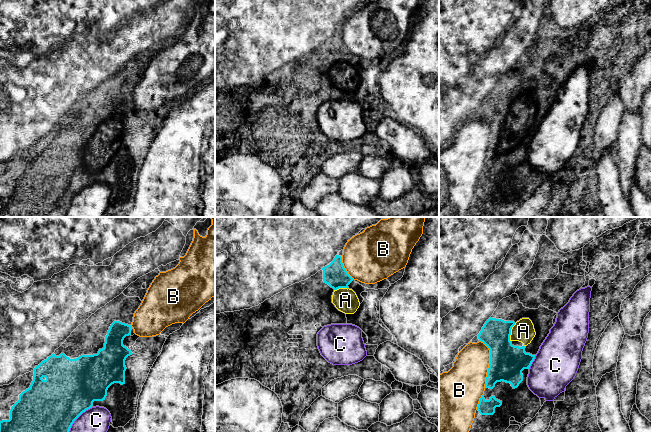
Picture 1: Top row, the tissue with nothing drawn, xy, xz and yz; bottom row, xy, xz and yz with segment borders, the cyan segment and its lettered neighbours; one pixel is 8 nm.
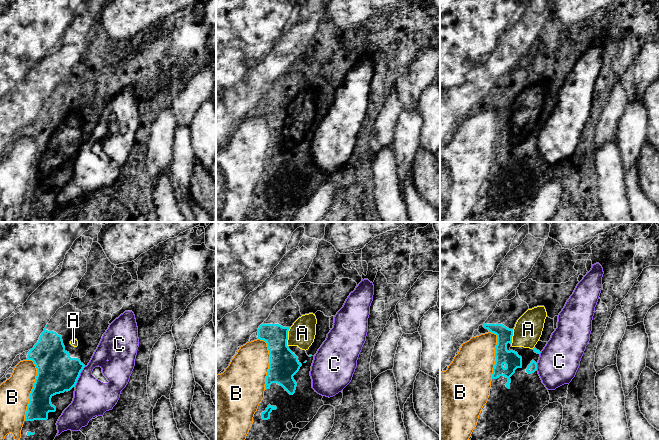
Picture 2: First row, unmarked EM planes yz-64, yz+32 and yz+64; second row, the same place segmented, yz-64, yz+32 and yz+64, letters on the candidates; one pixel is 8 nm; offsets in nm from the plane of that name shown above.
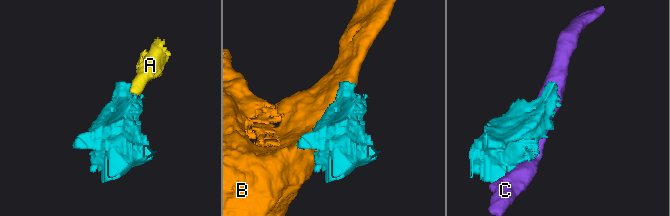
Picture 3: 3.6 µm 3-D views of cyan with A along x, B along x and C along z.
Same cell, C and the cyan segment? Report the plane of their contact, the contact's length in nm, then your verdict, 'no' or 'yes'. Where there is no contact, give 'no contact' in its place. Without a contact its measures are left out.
contact in xy; length 340 nm; no

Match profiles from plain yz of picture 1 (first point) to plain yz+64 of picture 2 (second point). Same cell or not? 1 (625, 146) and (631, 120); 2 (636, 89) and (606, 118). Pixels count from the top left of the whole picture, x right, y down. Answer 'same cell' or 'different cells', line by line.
1: same cell
2: different cells

